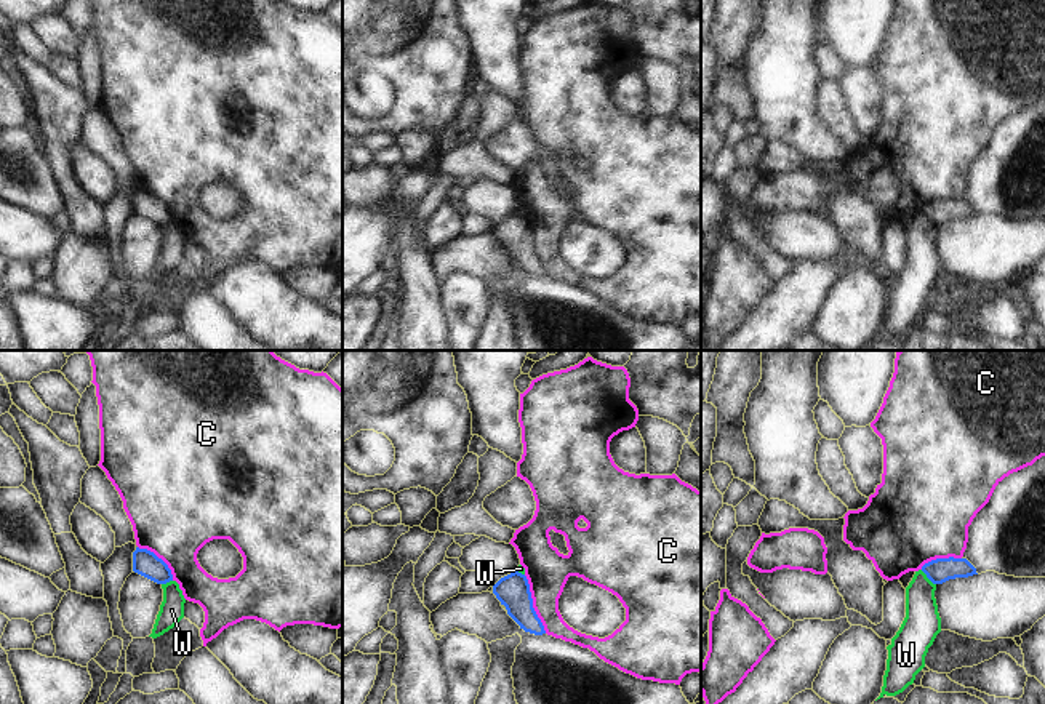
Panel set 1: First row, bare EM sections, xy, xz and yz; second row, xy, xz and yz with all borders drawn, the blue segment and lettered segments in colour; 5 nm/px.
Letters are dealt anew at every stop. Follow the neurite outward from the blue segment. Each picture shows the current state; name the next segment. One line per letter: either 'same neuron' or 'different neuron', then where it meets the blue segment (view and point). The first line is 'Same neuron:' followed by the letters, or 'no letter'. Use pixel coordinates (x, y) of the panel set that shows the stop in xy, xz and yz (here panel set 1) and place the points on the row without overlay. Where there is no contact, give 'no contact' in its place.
Same neuron: no letter
C: different neuron; contact xz (532, 245)
W: different neuron; contact yz (928, 220)

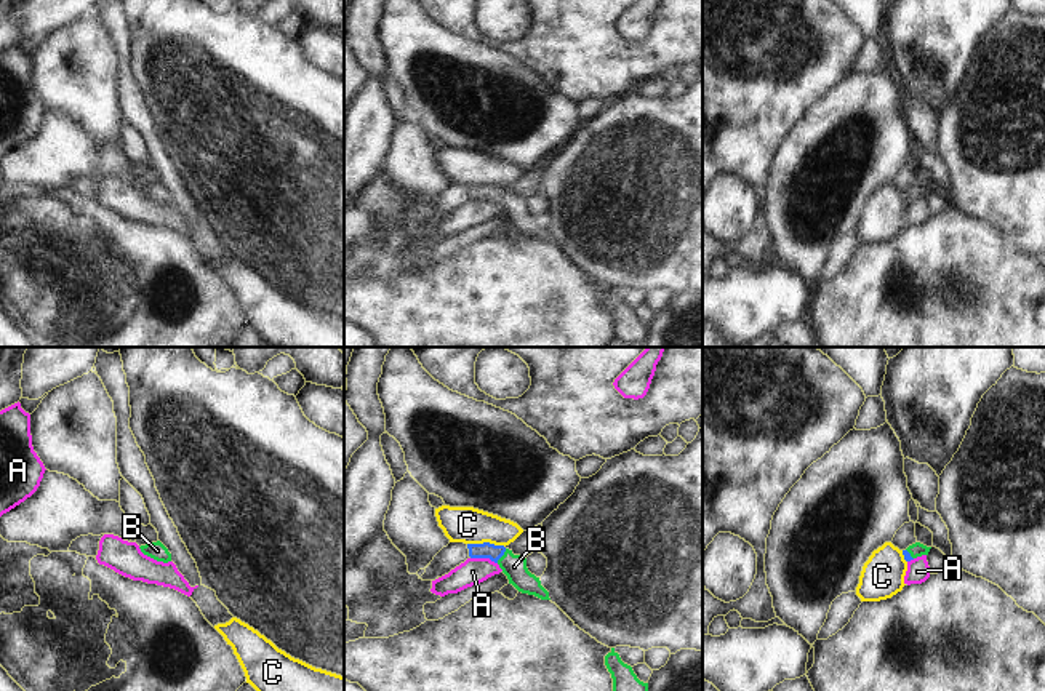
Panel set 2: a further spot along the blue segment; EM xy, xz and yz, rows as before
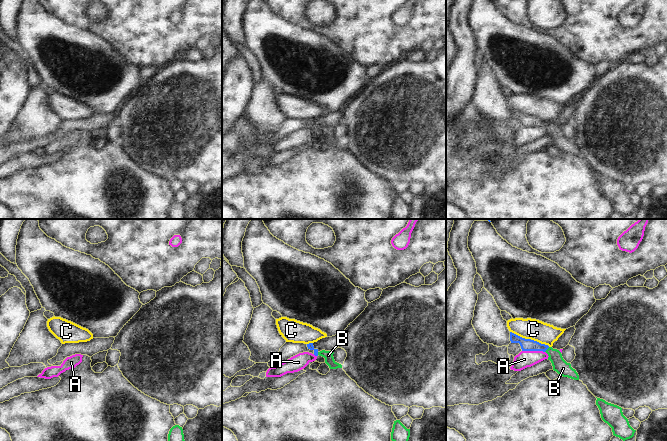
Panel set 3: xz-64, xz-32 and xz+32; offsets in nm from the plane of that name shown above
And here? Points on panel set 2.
Same neuron: B
A: different neuron; contact xz (484, 199)
B: same neuron; contact xz (503, 195)
C: different neuron; contact xz (487, 184)

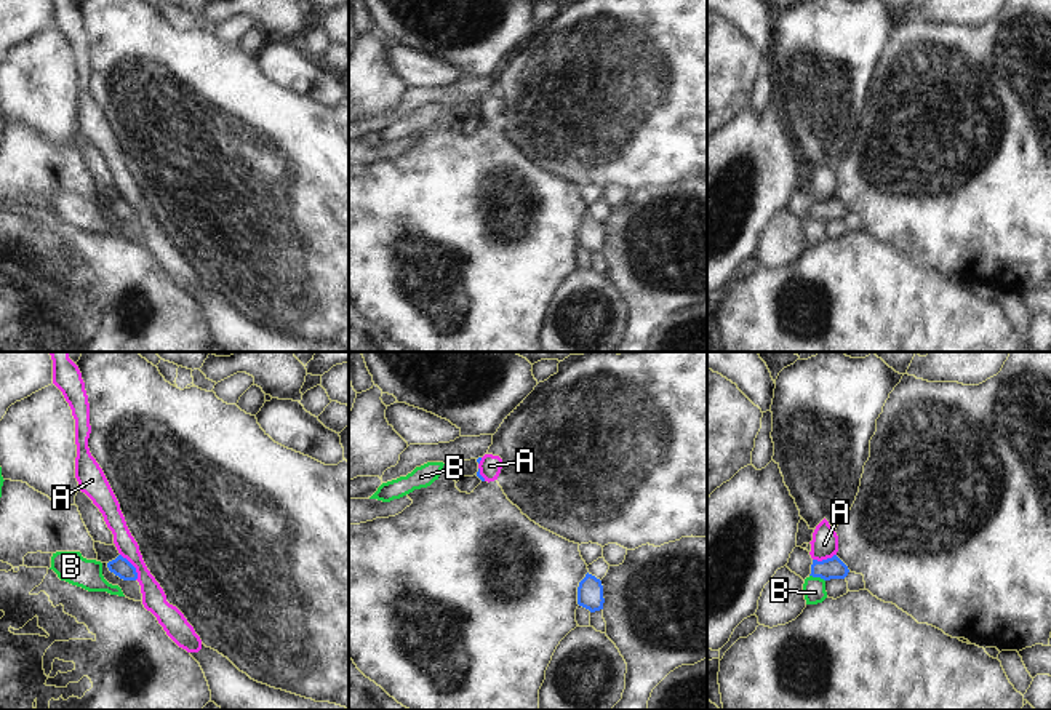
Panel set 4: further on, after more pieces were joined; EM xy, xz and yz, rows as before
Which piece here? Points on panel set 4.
Same neuron: no letter
A: different neuron; contact xy (133, 208)
B: different neuron; contact yz (818, 218)

